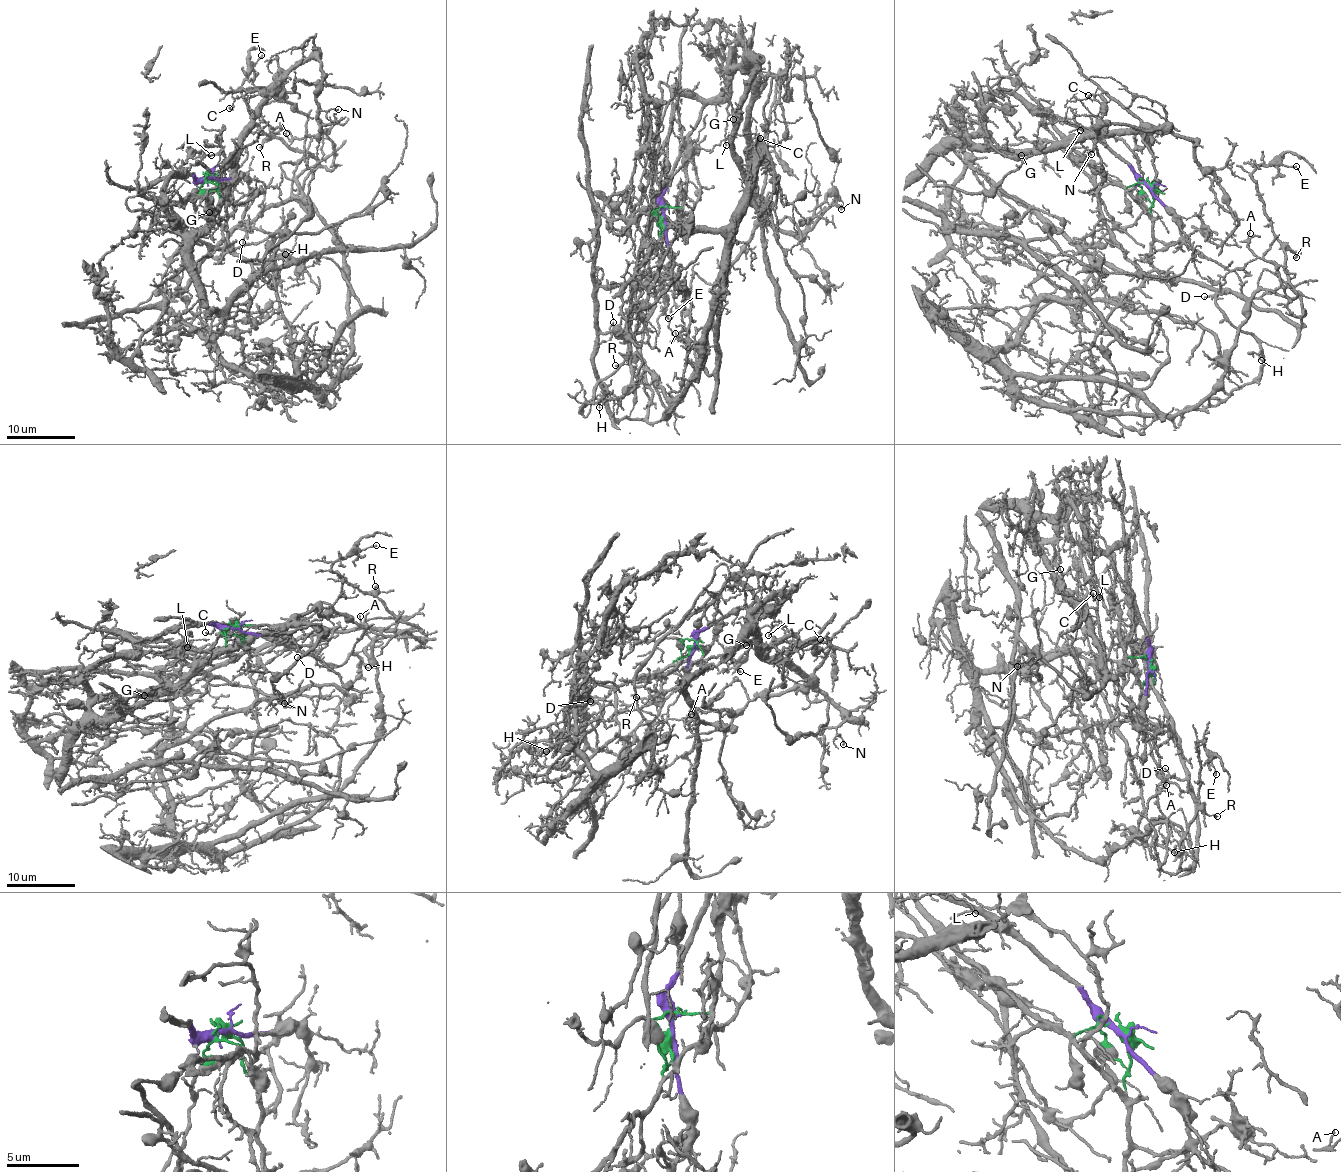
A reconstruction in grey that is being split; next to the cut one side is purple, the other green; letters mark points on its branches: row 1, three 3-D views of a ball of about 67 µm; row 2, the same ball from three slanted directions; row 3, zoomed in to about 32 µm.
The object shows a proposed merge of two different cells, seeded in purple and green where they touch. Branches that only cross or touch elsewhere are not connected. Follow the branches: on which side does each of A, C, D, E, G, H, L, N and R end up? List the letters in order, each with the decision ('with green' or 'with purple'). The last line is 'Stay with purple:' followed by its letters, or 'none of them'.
A: with green
C: with purple
D: with green
E: with green
G: with purple
H: with green
L: with purple
N: with purple
R: with green
Stay with purple: C, G, L, N

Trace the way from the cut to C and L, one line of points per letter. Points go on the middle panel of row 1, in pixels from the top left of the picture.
C: (663, 216), (682, 141), (726, 84), (731, 54), (732, 68), (753, 79), (747, 155), (760, 200), (759, 138)
L: (663, 216), (678, 150), (685, 135), (695, 128), (701, 109), (712, 103), (728, 103), (726, 145)

